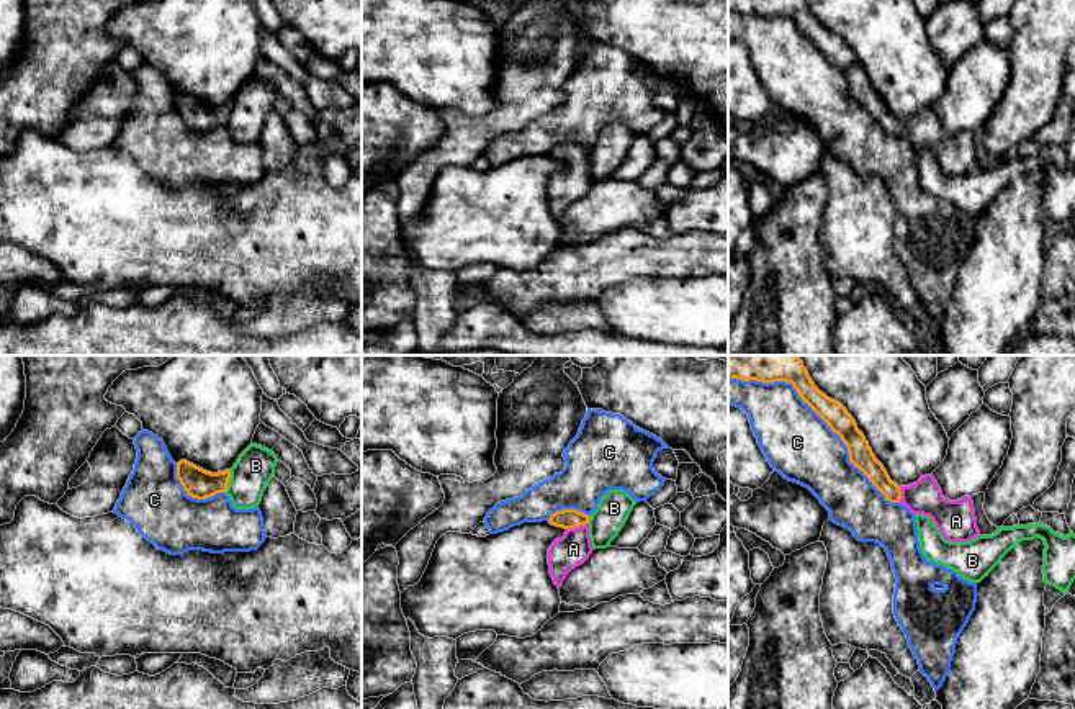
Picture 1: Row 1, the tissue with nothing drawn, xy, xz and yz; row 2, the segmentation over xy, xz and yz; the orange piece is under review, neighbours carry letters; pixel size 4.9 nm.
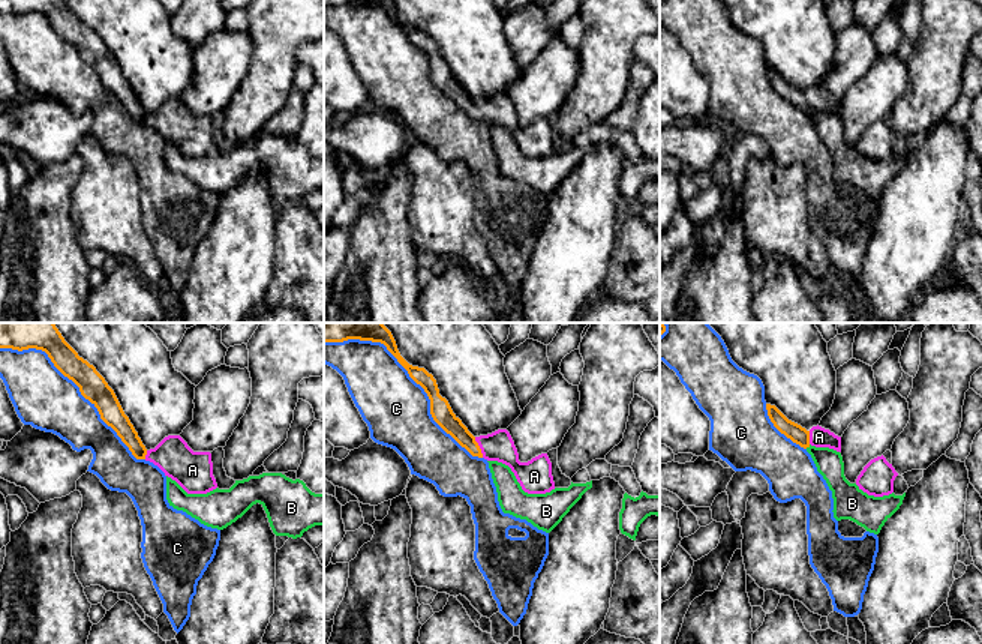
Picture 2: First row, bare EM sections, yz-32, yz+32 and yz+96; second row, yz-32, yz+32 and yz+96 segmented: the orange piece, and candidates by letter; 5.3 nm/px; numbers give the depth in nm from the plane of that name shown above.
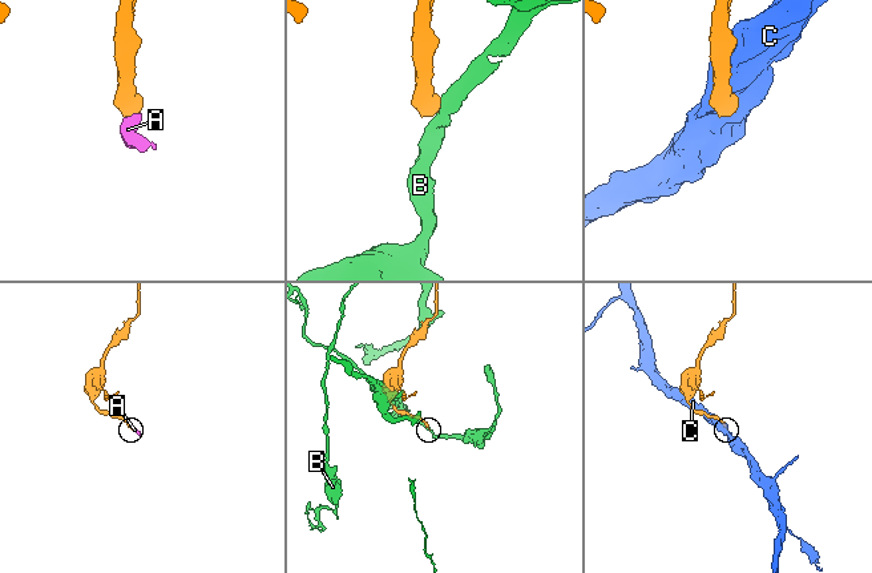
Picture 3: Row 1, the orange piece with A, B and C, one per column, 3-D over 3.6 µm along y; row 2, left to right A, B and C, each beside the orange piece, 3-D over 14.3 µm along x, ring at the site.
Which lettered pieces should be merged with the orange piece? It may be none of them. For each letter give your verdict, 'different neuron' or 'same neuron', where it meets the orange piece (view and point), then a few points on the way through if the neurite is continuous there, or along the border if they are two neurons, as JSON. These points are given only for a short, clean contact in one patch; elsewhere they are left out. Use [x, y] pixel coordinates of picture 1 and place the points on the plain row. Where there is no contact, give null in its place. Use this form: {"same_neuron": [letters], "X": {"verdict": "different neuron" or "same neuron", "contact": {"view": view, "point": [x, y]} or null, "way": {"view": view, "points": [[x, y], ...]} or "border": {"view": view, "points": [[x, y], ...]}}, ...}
{"same_neuron": ["A"], "A": {"verdict": "same neuron", "contact": {"view": "xz", "point": [576, 159]}, "way": {"view": "xz", "points": [[568, 151], [576, 159], [576, 177], [573, 182]]}}, "B": {"verdict": "different neuron", "contact": {"view": "xy", "point": [228, 115]}}, "C": {"verdict": "different neuron", "contact": {"view": "yz", "point": [818, 48]}}}

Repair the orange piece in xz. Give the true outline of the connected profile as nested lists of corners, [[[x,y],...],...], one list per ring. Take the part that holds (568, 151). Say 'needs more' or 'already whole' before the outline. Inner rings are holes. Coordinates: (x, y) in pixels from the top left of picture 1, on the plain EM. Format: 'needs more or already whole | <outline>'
needs more | [[[576,142],[556,144],[548,152],[551,159],[566,164],[564,169],[556,172],[548,182],[550,208],[558,223],[566,208],[582,198],[594,183],[589,170],[589,152],[591,149]]]

